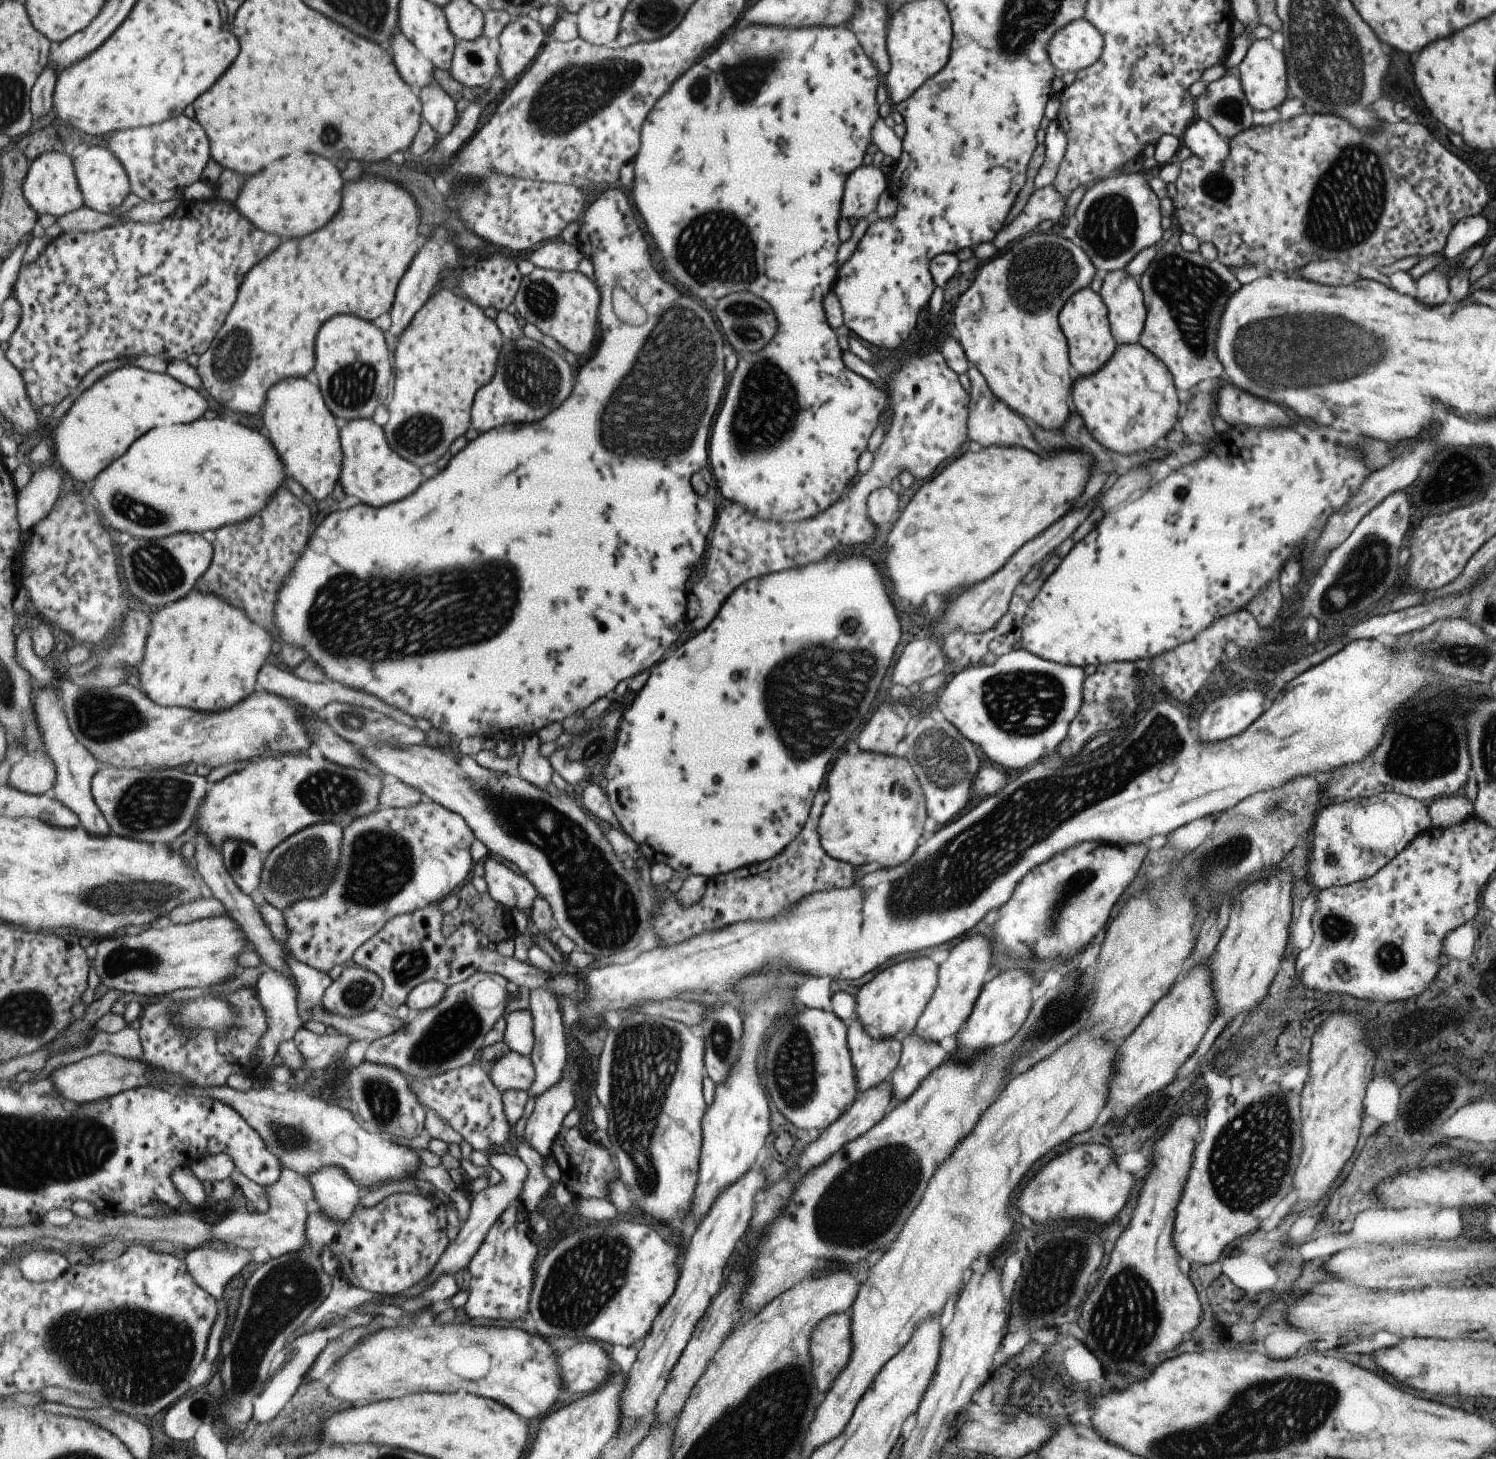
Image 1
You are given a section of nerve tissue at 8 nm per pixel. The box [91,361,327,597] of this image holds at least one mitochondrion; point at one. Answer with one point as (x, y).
(134, 510)

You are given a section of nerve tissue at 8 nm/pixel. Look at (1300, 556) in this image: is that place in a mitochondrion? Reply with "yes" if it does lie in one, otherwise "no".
no

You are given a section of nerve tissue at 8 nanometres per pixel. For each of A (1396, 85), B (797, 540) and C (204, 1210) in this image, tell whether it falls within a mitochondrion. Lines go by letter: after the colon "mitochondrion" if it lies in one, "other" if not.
A: other
B: other
C: other

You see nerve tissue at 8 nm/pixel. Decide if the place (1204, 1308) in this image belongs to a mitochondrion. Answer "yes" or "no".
no

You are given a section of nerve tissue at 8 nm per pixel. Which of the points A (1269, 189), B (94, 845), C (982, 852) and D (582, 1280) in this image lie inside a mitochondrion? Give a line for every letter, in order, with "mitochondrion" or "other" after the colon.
A: other
B: other
C: mitochondrion
D: mitochondrion

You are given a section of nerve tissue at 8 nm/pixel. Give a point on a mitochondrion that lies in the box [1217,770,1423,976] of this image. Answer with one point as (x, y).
(1335, 928)

